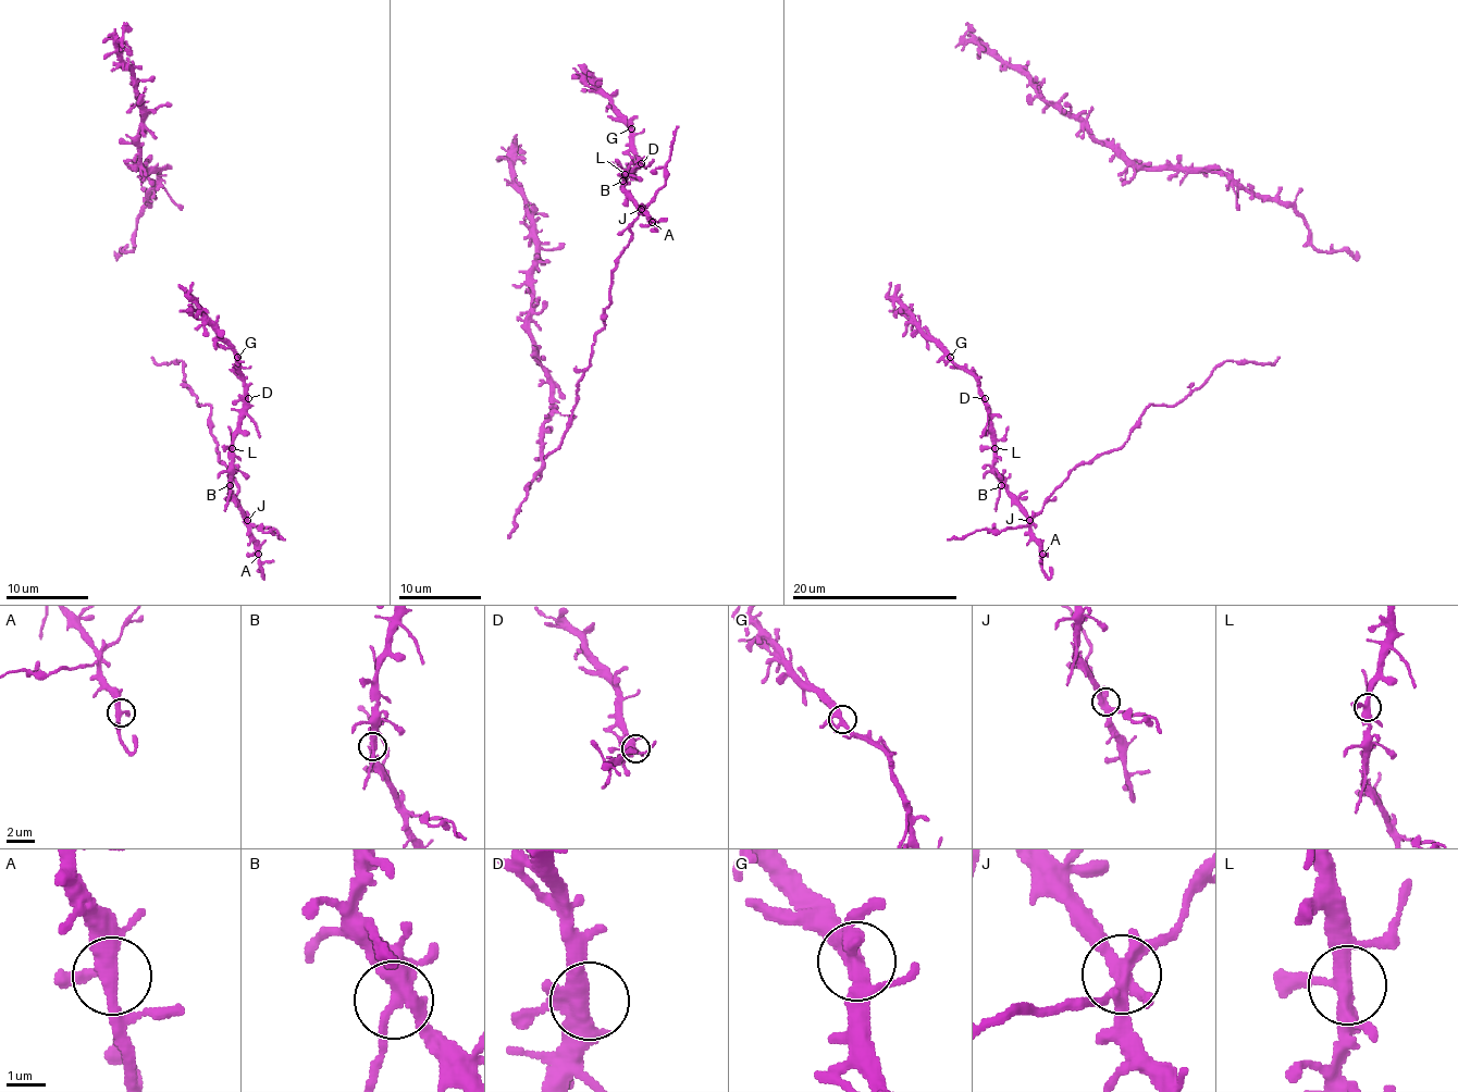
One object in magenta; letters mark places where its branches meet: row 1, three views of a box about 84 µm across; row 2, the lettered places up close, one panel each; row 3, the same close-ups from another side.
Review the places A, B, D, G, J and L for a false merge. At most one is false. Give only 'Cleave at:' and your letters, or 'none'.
Cleave at: J

